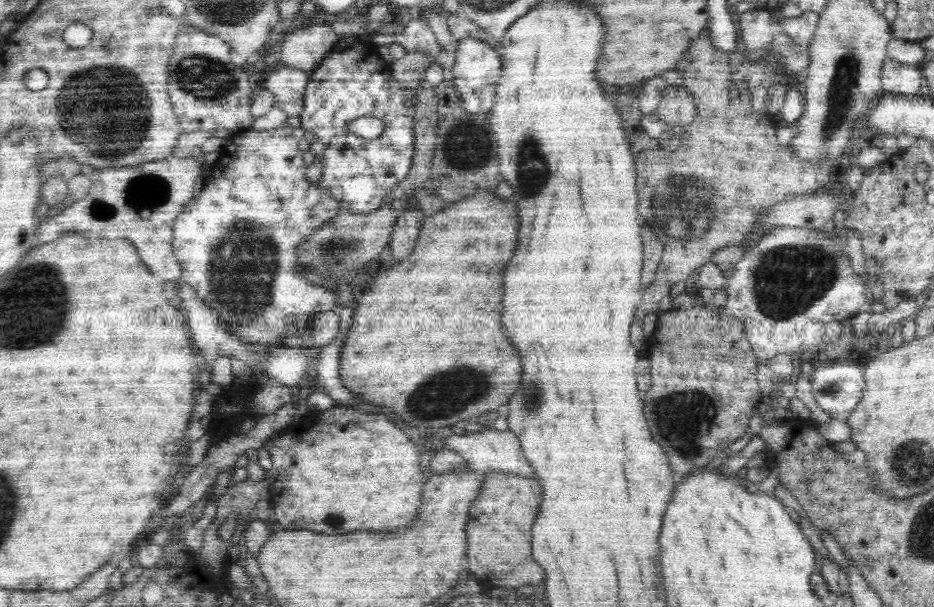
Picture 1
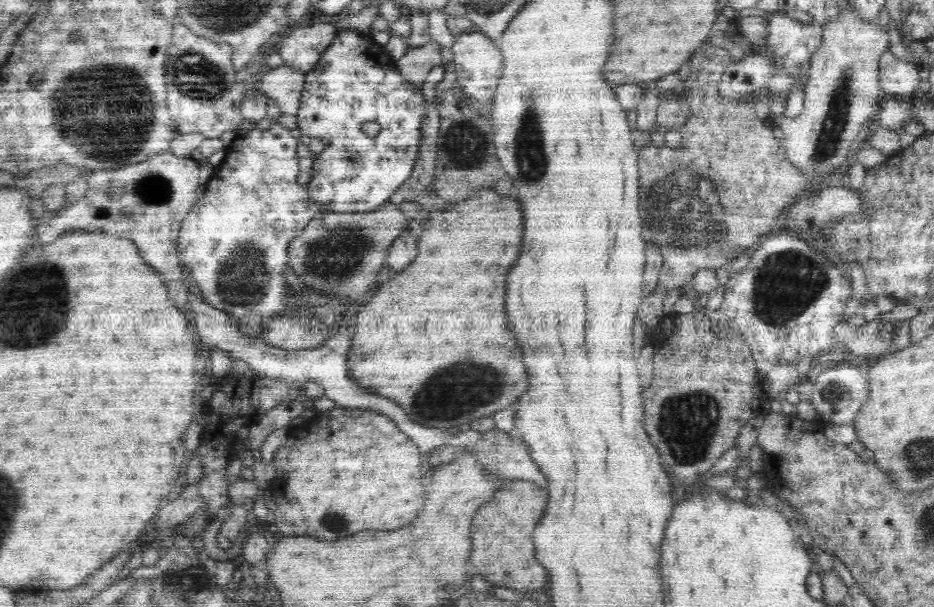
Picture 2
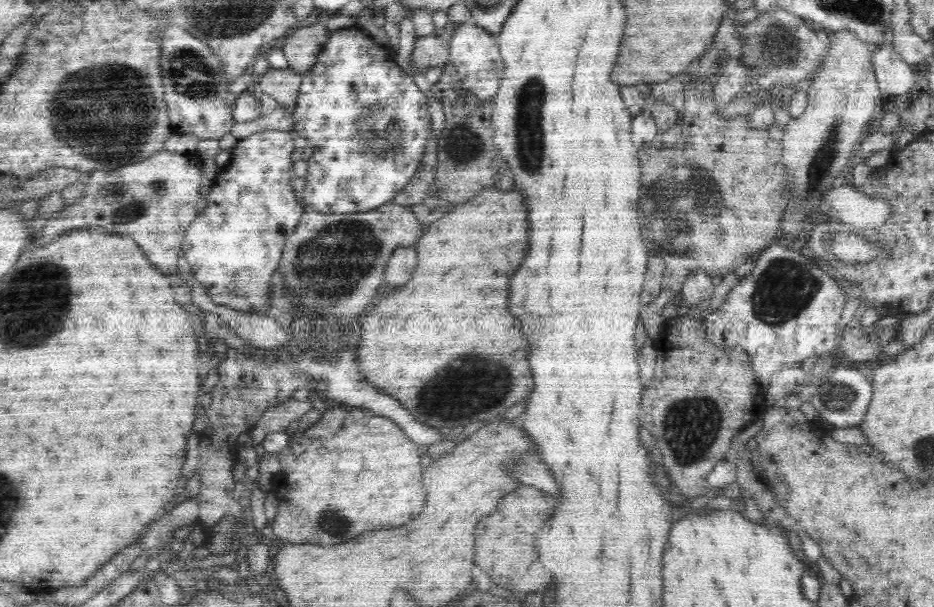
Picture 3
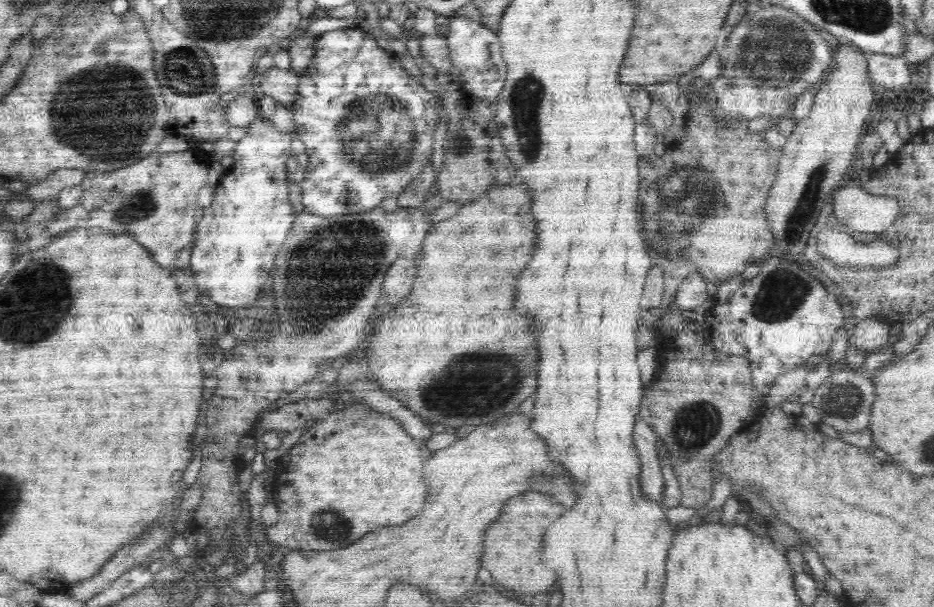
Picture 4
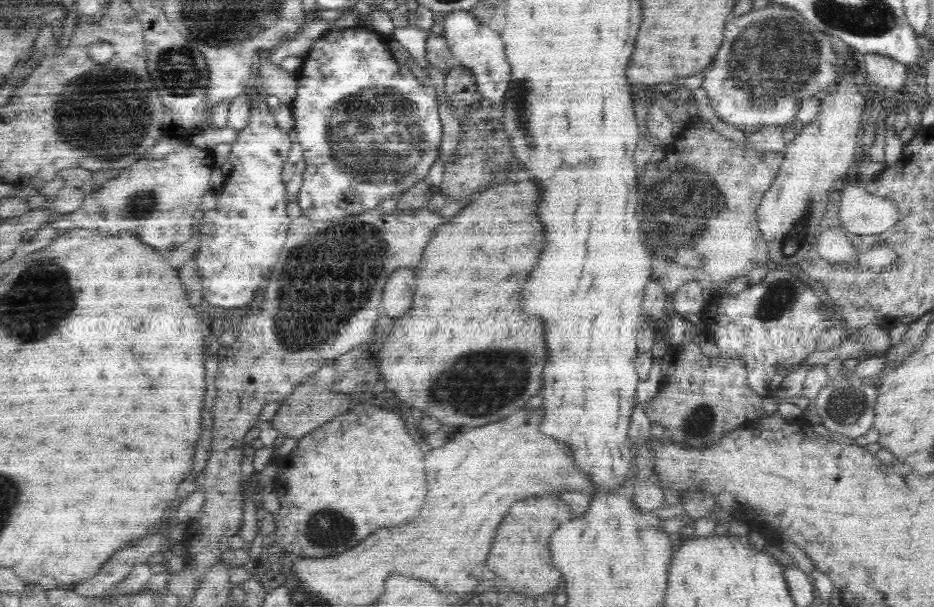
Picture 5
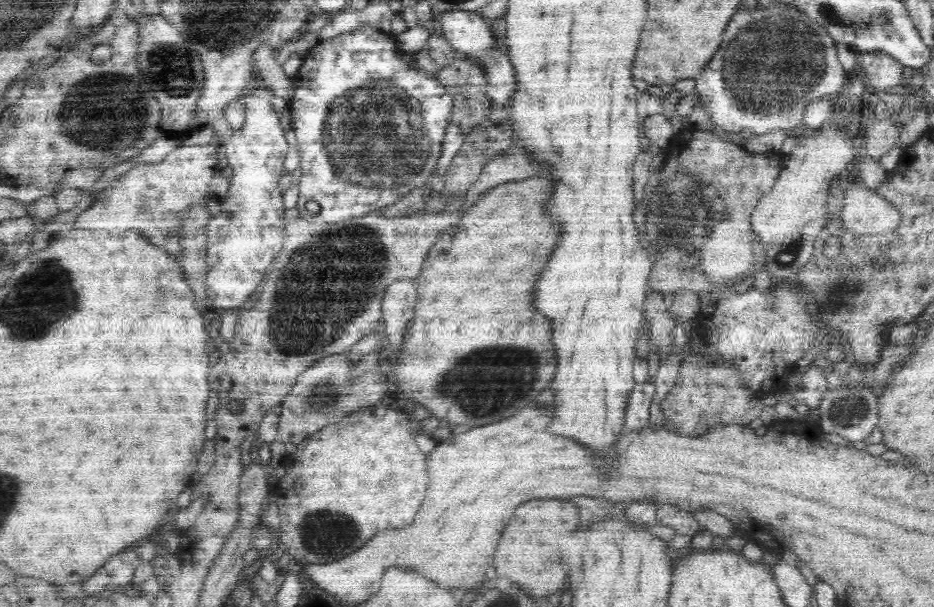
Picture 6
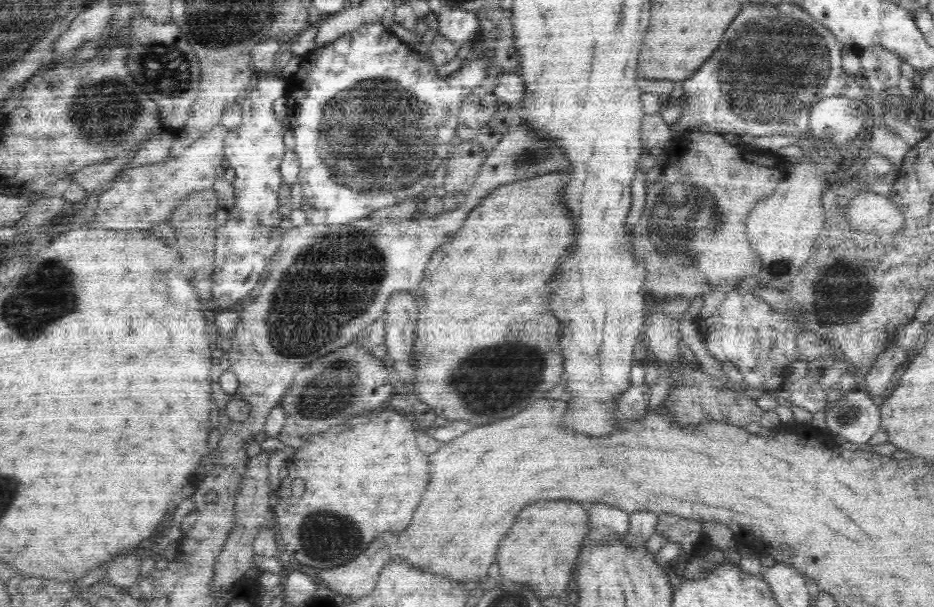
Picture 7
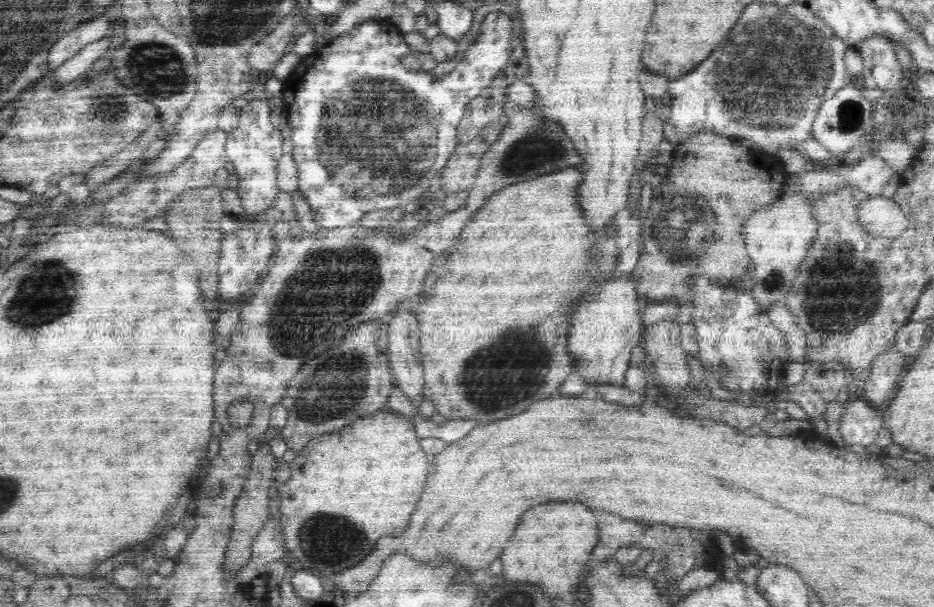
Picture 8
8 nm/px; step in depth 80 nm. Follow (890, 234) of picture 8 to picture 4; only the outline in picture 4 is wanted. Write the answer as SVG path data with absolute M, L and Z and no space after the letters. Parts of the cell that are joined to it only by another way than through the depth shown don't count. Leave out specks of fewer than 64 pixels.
M862 187L837 188L829 199L840 228L860 237L866 232L882 232L896 221L900 207L896 199L867 193Z

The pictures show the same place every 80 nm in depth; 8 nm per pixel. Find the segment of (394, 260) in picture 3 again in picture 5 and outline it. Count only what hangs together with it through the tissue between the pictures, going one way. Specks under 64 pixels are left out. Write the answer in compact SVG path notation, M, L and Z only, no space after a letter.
M409 268L394 270L392 278L386 282L382 296L382 310L386 316L396 318L412 308L414 298L414 272Z

